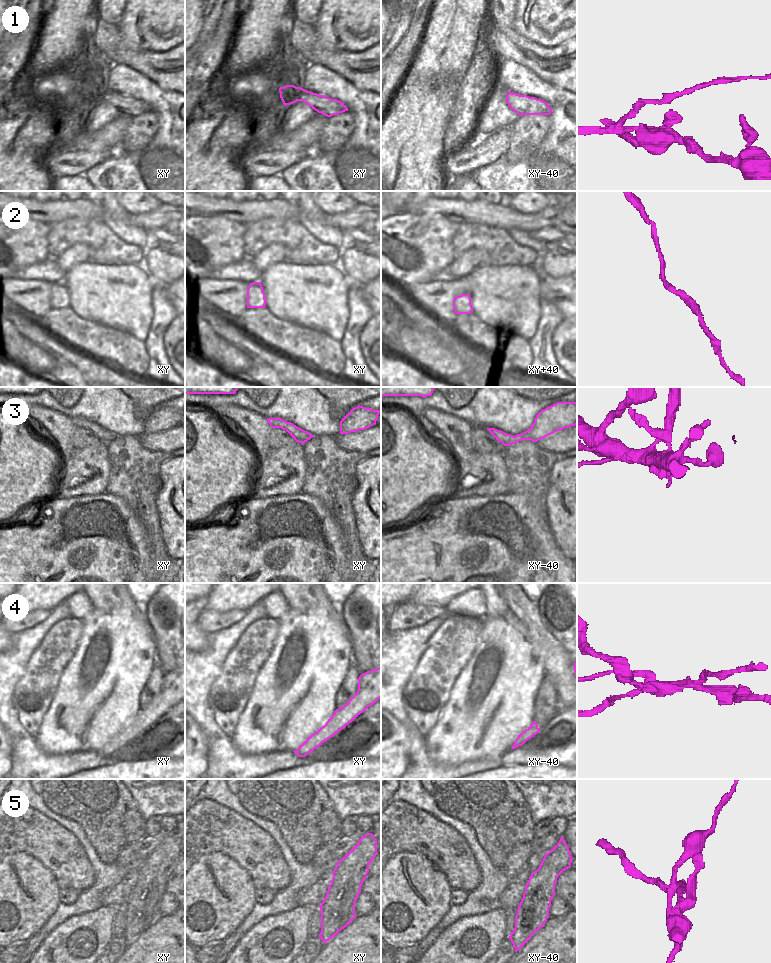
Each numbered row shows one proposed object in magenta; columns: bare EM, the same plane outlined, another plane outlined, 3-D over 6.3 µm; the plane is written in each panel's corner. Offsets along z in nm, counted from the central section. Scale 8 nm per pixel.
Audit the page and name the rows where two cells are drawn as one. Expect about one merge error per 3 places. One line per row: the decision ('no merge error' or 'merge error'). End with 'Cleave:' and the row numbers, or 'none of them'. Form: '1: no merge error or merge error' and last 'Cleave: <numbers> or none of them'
1: merge error
2: no merge error
3: merge error
4: merge error
5: merge error
Cleave: 1, 3, 4, 5

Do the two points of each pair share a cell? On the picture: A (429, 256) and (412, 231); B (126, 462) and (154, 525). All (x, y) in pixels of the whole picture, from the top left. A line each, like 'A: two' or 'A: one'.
A: one
B: one

